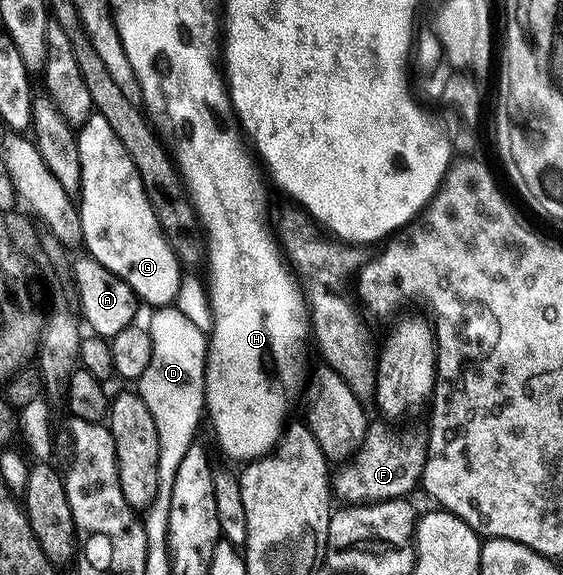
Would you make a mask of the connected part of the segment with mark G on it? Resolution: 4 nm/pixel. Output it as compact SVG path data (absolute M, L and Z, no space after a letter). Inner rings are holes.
M98 114L76 129L81 167L79 209L83 248L111 274L123 278L142 305L172 305L179 290L183 268L173 253L174 245L156 220L155 210L144 192L139 170L123 148L110 123Z

